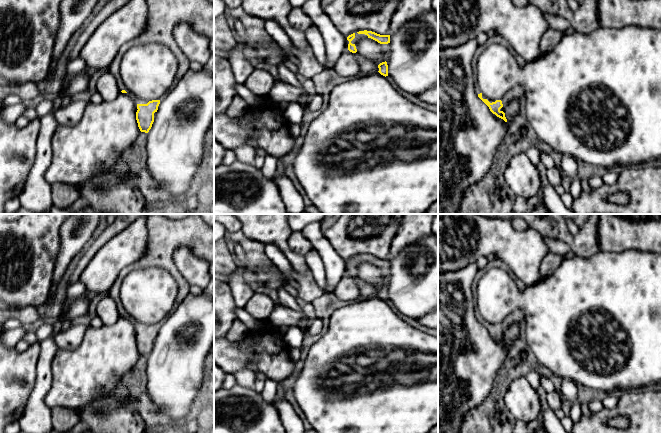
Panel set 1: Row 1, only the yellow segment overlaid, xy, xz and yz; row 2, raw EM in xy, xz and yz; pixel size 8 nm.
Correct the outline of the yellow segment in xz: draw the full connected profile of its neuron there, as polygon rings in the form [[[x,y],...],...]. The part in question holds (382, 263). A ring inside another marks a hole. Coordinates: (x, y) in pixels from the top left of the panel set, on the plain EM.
[[[359,255],[349,259],[346,263],[346,271],[352,277],[357,276],[357,267],[363,262],[370,262],[381,268],[382,274],[385,278],[390,275],[391,263],[390,259],[380,259],[372,255]]]

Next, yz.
[[[490,257],[488,259],[487,265],[484,268],[479,269],[477,271],[474,280],[472,282],[471,288],[472,288],[473,305],[474,305],[474,312],[476,318],[489,331],[490,335],[493,338],[495,338],[497,341],[507,346],[504,337],[505,329],[514,323],[519,323],[520,321],[524,320],[524,313],[522,310],[515,310],[514,312],[509,314],[509,316],[505,319],[503,323],[496,325],[489,323],[482,317],[478,308],[477,287],[484,273],[491,268],[500,268],[505,270],[509,274],[509,276],[514,280],[520,292],[523,292],[527,286],[520,279],[516,277],[516,275],[512,272],[512,270],[502,260],[500,260],[497,257]]]

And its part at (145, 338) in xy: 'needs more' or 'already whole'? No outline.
needs more

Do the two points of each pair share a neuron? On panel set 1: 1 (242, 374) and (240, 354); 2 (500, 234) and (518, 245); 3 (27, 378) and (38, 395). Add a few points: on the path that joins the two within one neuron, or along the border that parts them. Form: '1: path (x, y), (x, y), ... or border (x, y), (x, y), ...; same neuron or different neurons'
1: border (252, 369), (238, 369), (233, 374); different neurons
2: path (504, 238), (511, 245), (514, 245); same neuron
3: border (36, 364), (35, 384), (24, 409); different neurons

